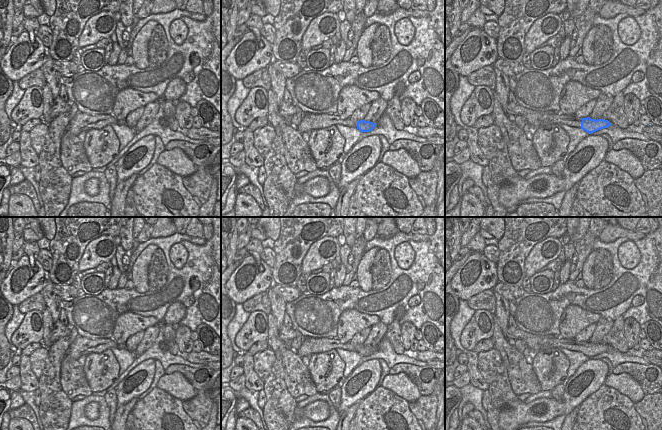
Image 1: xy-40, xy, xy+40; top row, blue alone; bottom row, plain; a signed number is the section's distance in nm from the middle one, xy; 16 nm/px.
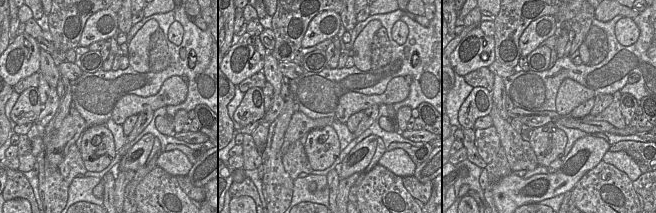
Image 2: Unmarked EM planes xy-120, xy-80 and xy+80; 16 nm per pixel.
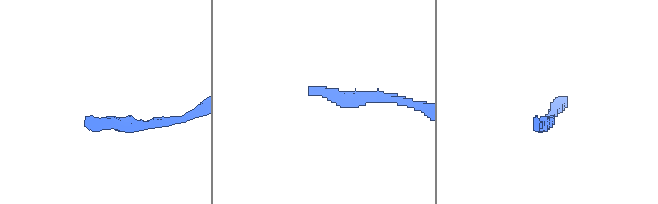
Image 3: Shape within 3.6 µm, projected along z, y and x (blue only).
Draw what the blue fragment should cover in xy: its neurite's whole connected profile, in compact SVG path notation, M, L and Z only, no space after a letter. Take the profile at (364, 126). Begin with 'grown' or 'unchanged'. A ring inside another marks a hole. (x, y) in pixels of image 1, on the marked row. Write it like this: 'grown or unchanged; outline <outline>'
grown; outline M304 113L301 123L296 129L302 134L304 132L311 132L316 129L324 129L337 124L357 128L362 133L370 132L376 127L376 123L365 121L364 119L354 120L351 117L342 119L337 114Z

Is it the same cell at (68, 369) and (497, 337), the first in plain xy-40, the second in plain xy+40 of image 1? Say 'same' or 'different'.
same

